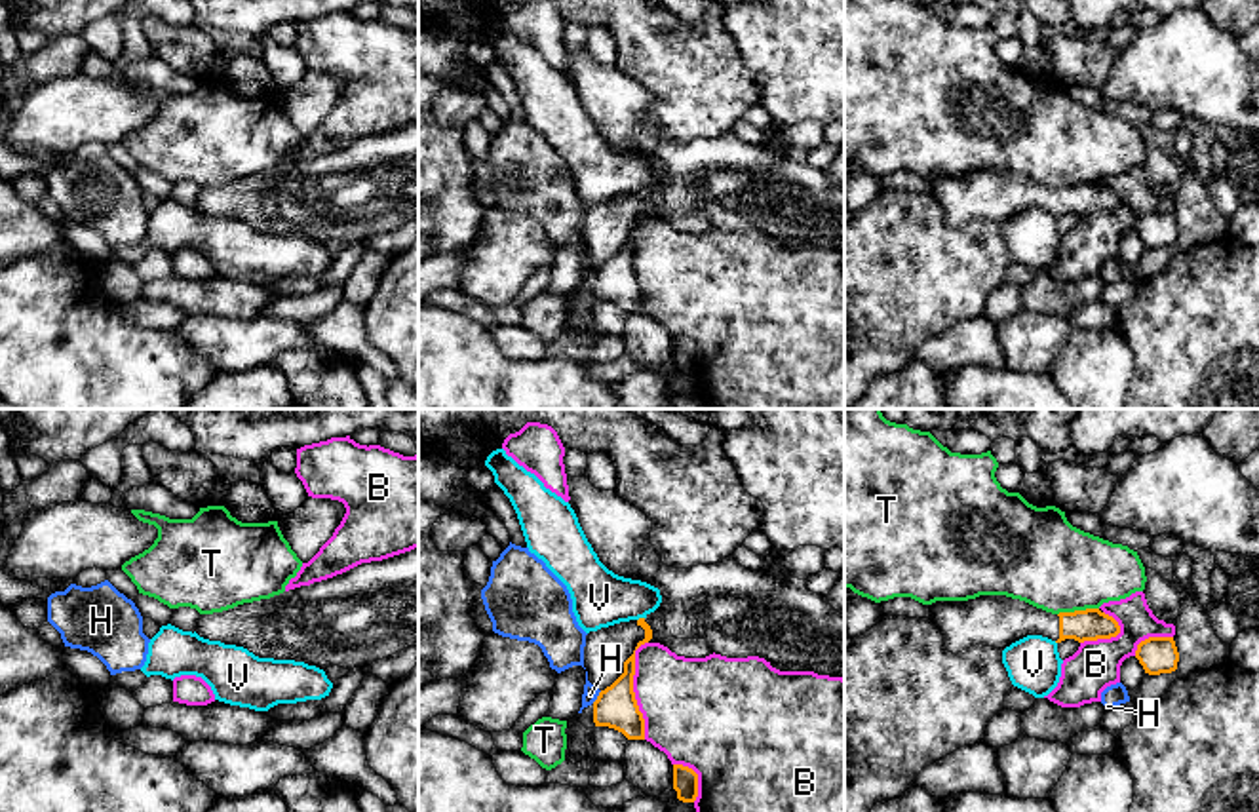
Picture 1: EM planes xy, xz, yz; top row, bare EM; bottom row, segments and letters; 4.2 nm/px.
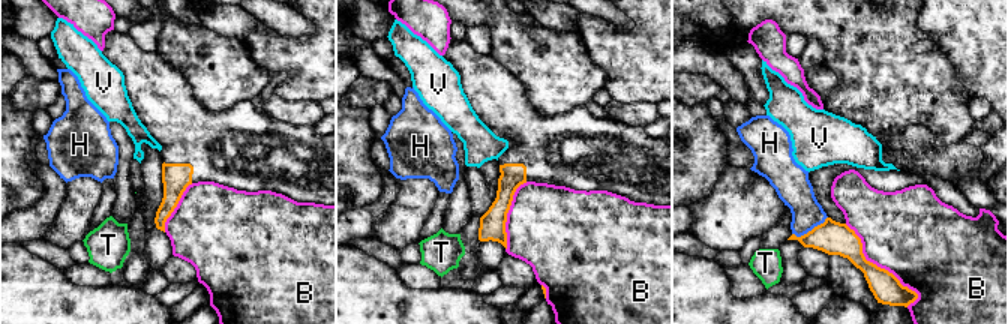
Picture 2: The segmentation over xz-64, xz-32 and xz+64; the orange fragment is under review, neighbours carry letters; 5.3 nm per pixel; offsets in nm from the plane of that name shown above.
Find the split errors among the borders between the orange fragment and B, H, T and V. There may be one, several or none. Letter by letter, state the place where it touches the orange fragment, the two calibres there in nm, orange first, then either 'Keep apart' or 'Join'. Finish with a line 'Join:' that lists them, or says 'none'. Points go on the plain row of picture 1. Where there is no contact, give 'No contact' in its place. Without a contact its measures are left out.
B: Touches orange at xz (632, 263). Thickness 180 nm (orange) against 400 nm. Keep apart
H: Touches orange at xz (598, 270). Thickness 180 nm (orange) against 70 nm. Keep apart
T: Touches orange at yz (1077, 185). Thickness 140 nm (orange) against 380 nm. Keep apart
V: Touches orange at xz (639, 193). Thickness 50 nm (orange) against 240 nm. Keep apart
Join: none

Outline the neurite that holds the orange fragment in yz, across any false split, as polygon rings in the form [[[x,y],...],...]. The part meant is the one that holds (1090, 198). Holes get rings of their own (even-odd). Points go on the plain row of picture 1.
[[[979,169],[968,175],[936,175],[930,194],[939,202],[945,222],[959,228],[983,219],[1004,224],[1027,209],[1056,217],[1111,213],[1120,207],[1118,196],[1099,183],[1052,188],[1006,169]]]

